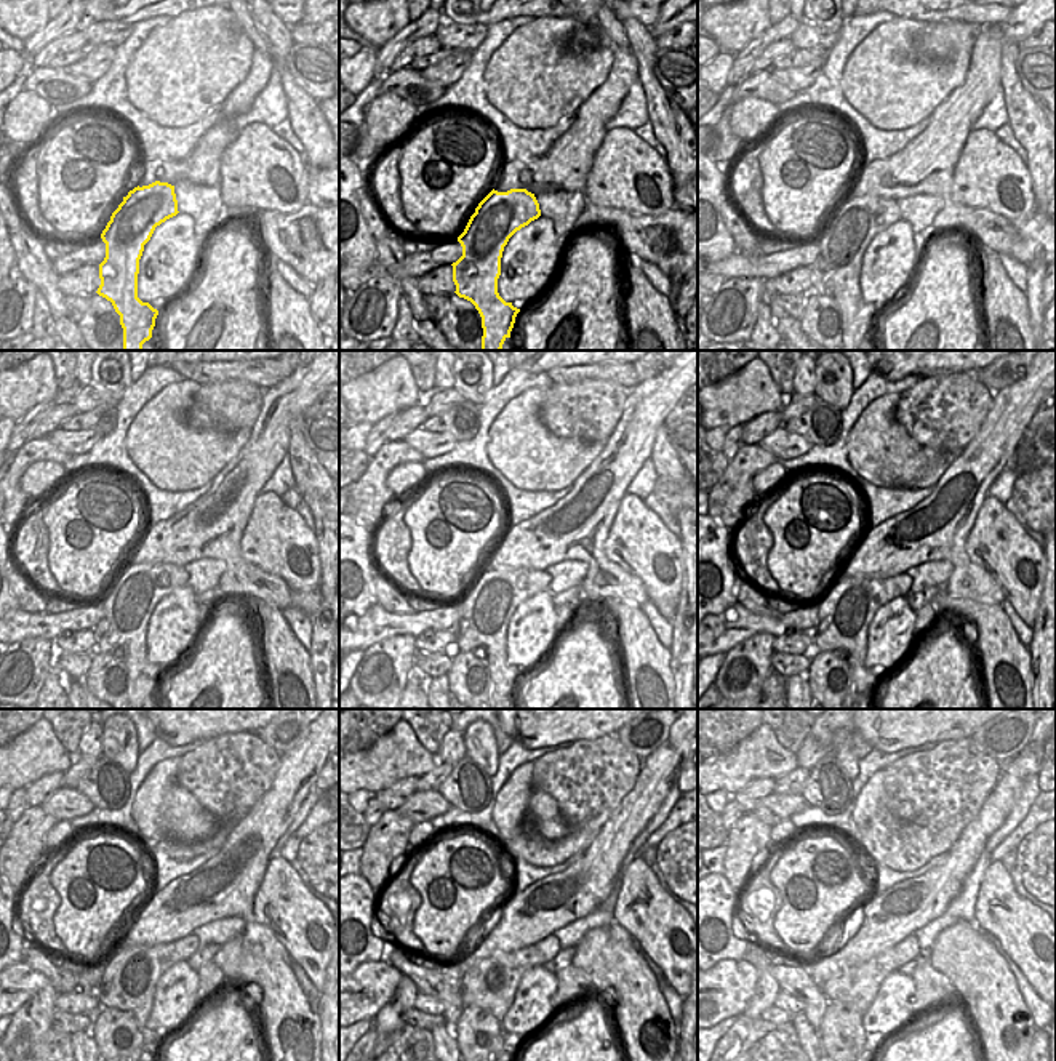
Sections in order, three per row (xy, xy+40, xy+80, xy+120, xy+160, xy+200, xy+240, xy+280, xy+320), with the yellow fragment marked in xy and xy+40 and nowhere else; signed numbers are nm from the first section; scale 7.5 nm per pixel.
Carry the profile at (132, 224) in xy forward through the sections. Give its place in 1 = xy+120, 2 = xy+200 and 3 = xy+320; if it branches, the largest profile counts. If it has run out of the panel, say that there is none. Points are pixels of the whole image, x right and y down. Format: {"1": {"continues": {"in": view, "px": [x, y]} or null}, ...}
{"1": {"continues": {"in": "xy+120", "px": [125, 610]}}, "2": {"continues": {"in": "xy+200", "px": [845, 612]}}, "3": {"continues": {"in": "xy+320", "px": [858, 986]}}}

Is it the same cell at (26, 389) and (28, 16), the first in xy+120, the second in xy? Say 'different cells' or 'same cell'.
same cell

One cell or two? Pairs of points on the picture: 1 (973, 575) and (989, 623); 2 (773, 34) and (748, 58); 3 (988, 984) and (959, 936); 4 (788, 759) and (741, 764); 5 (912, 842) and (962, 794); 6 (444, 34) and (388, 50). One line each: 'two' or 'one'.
1: two
2: one
3: one
4: one
5: one
6: two

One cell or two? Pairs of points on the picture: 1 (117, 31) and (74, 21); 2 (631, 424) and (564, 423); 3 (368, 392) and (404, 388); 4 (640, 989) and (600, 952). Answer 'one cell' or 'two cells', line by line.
1: two cells
2: two cells
3: one cell
4: one cell

